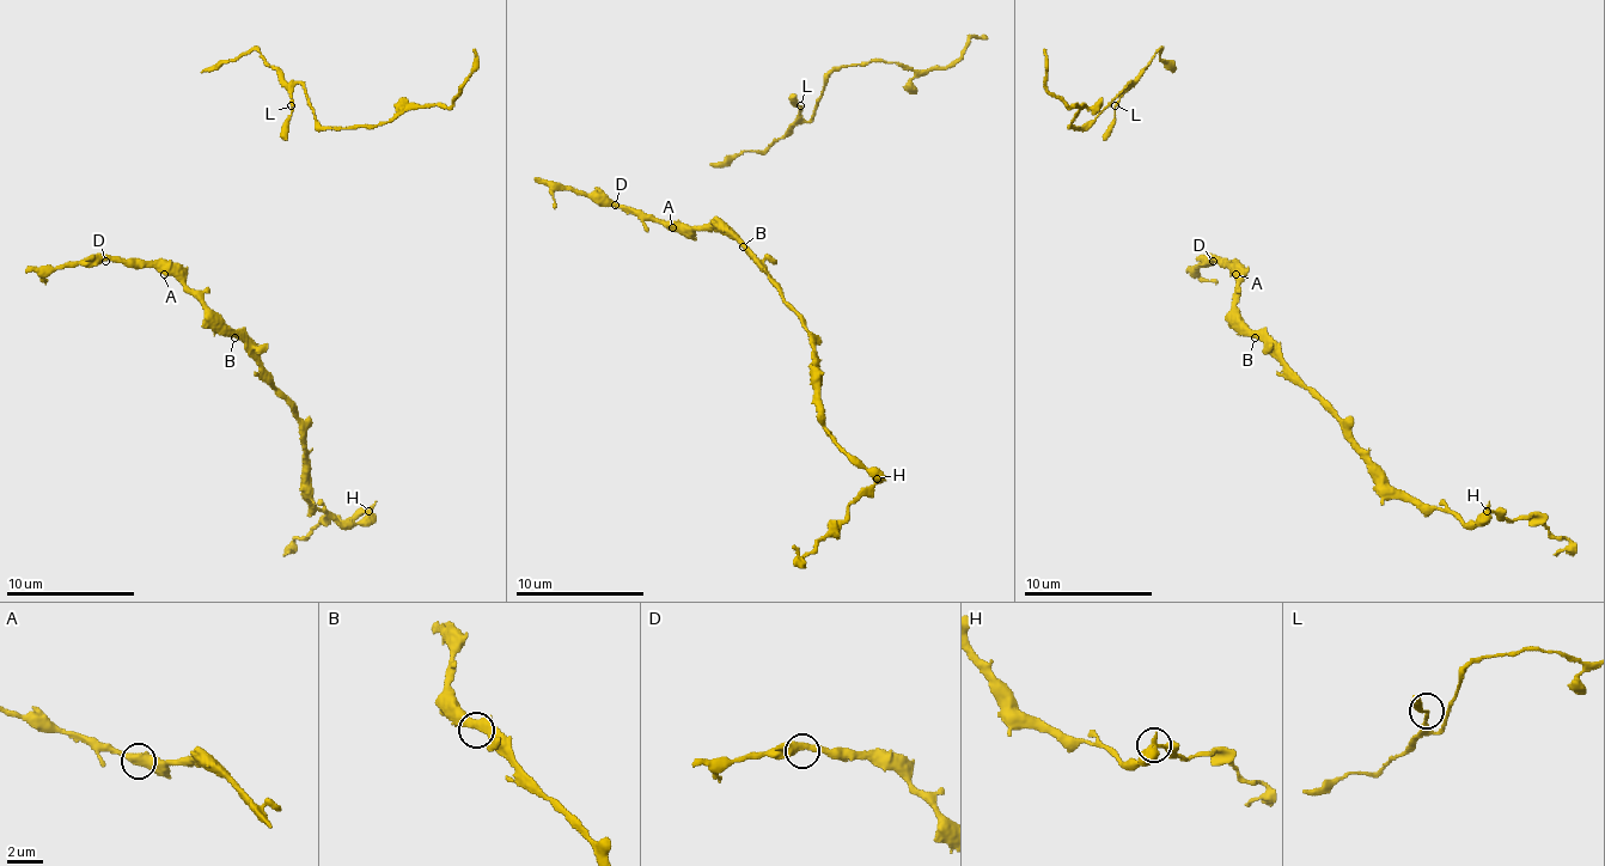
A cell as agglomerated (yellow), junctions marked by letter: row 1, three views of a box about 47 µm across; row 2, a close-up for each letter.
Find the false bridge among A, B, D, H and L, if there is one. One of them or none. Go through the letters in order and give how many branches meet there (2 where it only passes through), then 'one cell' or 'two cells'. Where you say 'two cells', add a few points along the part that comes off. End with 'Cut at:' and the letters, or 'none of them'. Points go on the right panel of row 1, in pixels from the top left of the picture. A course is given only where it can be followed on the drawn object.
A: branches 2; one cell
B: branches 2; one cell
D: branches 2; one cell
H: branches 2; two cells; course (1487, 512), (1512, 522), (1535, 514), (1570, 543), (1554, 553)
L: branches 2; one cell
Cut at: H

